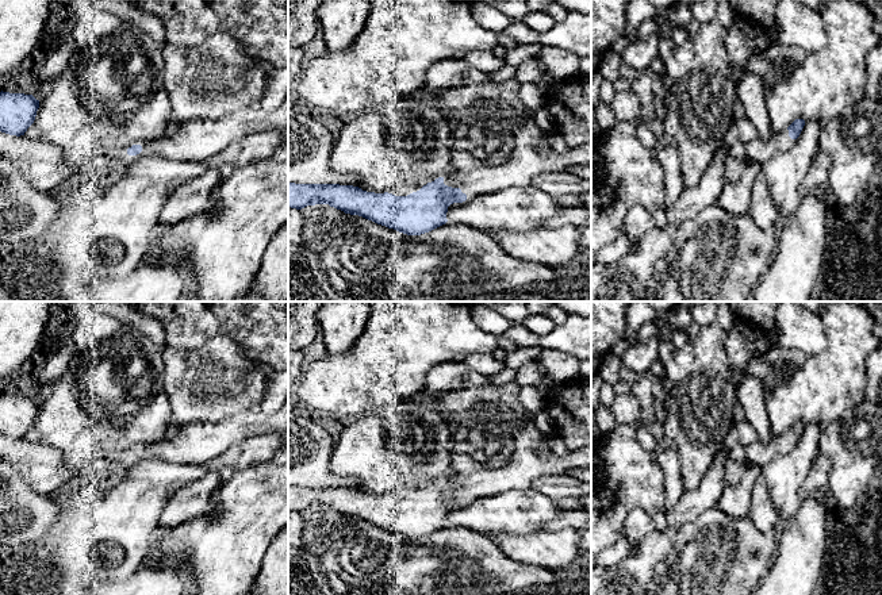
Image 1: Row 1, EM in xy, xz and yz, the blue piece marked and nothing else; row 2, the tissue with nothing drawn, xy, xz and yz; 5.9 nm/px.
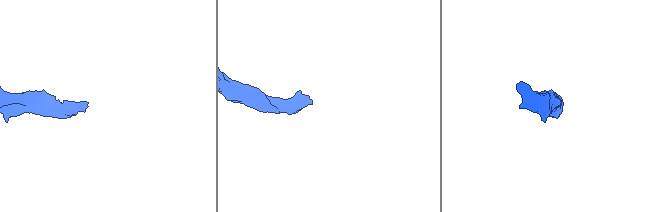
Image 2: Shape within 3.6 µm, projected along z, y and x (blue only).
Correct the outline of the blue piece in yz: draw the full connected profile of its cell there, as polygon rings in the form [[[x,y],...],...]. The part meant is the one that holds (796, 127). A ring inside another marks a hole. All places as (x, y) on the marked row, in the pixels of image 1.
[[[795,119],[787,128],[779,131],[768,139],[753,139],[744,143],[745,160],[767,162],[772,156],[787,150],[799,137],[805,126],[804,119]]]

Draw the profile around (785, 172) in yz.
[[[817,118],[806,120],[791,147],[762,164],[760,172],[779,212],[779,227],[793,216],[805,195],[802,183],[814,156],[820,151],[818,143],[822,128],[818,120]]]

